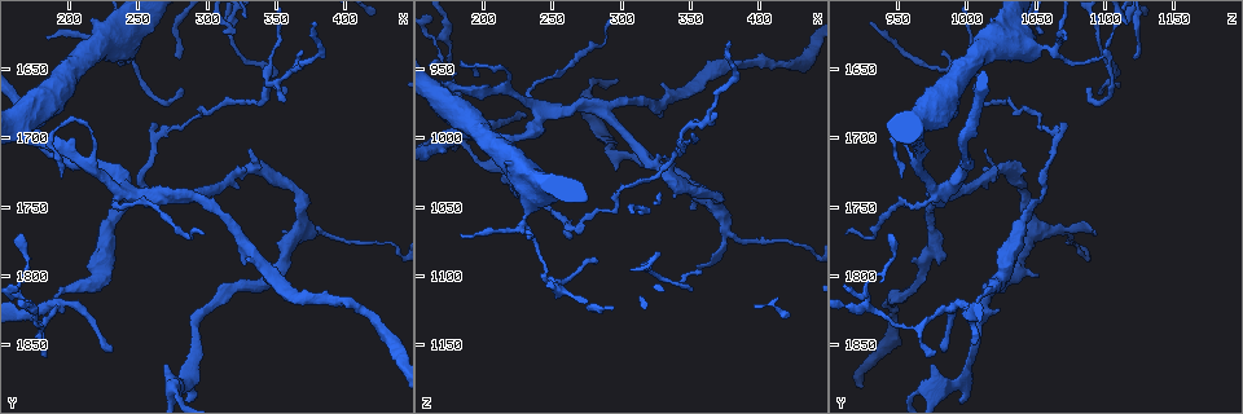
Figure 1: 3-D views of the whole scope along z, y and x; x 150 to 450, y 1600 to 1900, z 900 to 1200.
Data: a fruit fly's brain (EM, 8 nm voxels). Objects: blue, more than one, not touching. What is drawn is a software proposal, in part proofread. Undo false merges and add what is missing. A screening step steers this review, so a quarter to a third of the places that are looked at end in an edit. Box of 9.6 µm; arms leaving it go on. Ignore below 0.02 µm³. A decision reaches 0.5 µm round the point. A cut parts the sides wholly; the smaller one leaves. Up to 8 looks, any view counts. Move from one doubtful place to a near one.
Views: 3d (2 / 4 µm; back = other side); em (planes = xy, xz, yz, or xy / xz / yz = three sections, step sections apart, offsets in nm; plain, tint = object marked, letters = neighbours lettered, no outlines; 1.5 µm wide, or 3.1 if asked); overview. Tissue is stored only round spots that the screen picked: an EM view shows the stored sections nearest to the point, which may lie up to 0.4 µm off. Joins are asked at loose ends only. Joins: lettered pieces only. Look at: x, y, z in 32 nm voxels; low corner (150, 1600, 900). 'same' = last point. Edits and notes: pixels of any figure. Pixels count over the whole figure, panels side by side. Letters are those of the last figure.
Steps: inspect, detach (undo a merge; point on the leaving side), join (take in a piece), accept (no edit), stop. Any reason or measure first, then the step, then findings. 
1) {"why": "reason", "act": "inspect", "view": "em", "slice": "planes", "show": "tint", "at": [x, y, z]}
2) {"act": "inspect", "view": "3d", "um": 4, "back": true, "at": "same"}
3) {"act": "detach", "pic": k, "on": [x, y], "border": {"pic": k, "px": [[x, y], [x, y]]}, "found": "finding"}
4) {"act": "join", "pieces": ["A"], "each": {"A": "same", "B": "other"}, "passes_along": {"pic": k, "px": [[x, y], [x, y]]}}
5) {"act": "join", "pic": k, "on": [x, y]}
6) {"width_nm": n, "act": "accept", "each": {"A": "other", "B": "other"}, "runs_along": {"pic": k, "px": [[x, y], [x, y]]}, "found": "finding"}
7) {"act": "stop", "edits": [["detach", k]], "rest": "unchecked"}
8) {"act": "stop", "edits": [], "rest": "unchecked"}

{"why": "looks like a crossing", "act": "inspect", "view": "3d", "um": 4, "at": [240, 1740, 980]}

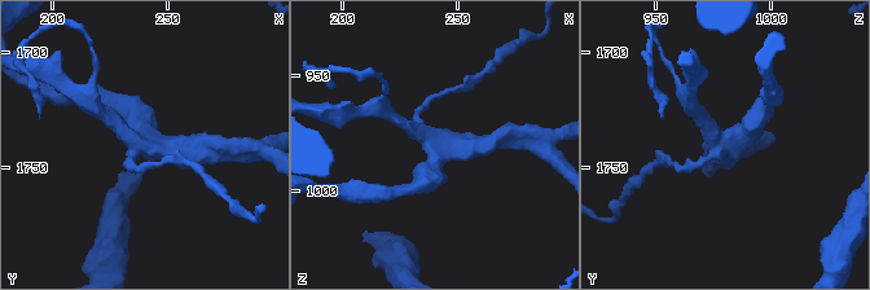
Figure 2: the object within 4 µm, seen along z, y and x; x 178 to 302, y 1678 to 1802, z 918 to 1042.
{"arms": 4, "why": "now the EM", "act": "inspect", "view": "em", "slice": "planes", "show": "letters", "at": [241, 1741, 980]}

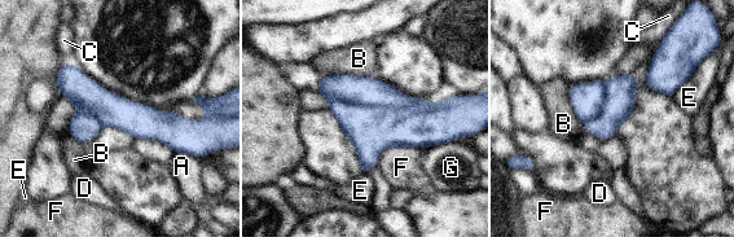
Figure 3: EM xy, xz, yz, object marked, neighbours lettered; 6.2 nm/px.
{"width_nm": 240, "act": "detach", "pic": 3, "on": [370, 130], "each": {"A": "other", "B": "other", "C": "other", "D": "other", "E": "other", "F": "other", "G": "other"}, "border": {"pic": 3, "px": [[423, 99], [404, 108], [329, 101]]}, "found": "two neurons meet here"}

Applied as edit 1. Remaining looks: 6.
{"why": "redraw", "act": "inspect", "view": "overview"}

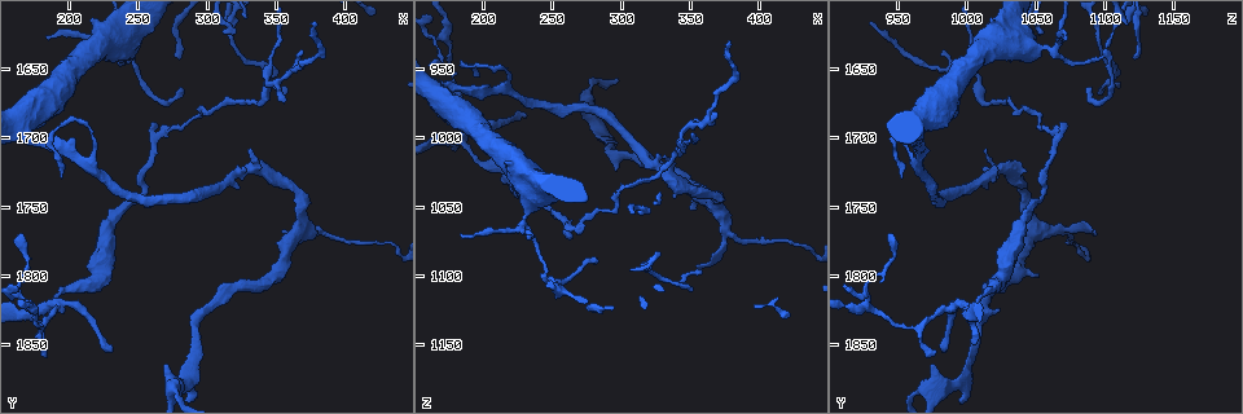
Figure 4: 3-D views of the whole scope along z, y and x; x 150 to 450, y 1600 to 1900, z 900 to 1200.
{"why": "calibre changes", "act": "inspect", "view": "3d", "um": 4, "at": [228, 1636, 1062]}

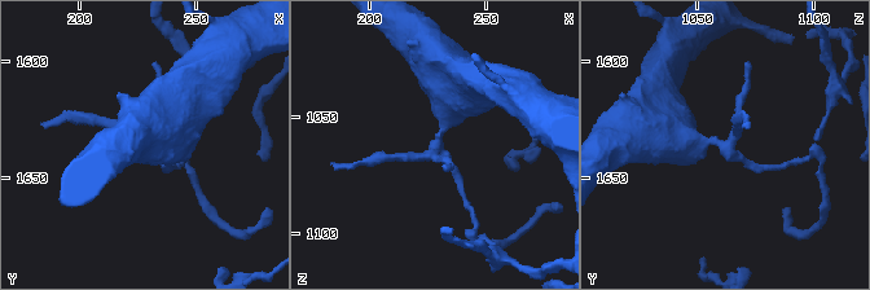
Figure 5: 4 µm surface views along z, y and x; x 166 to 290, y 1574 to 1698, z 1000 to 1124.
{"act": "inspect", "view": "em", "slice": "planes", "show": "tint", "at": [228, 1636, 1062]}

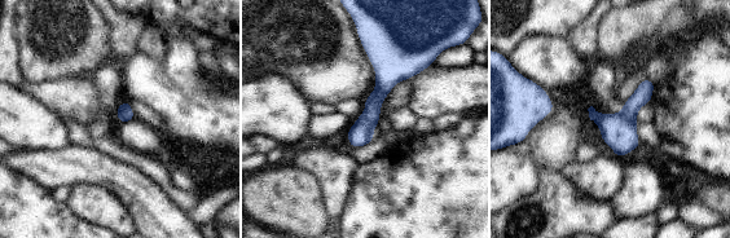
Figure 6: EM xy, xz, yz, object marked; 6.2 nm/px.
{"act": "inspect", "view": "em", "slice": "planes", "show": "letters", "at": "same"}

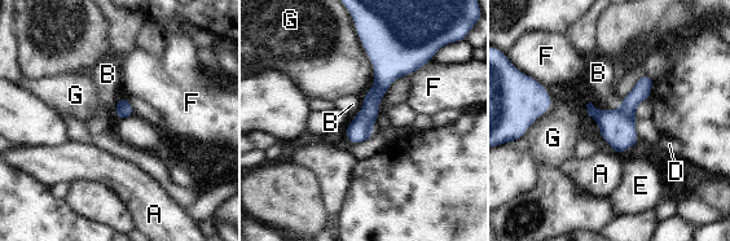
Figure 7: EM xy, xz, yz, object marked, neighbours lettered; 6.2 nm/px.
{"longest_contact_nm": ["G", 420], "act": "accept", "each": {"A": "other", "B": "other", "D": "other", "E": "other", "F": "other", "G": "other"}, "border": {"pic": 7, "px": [[623, 100], [616, 109], [590, 101]]}, "found": "continuous, no second neuron"}

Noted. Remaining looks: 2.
{"act": "stop", "edits": [["detach", 3]], "rest": "unchecked"}

